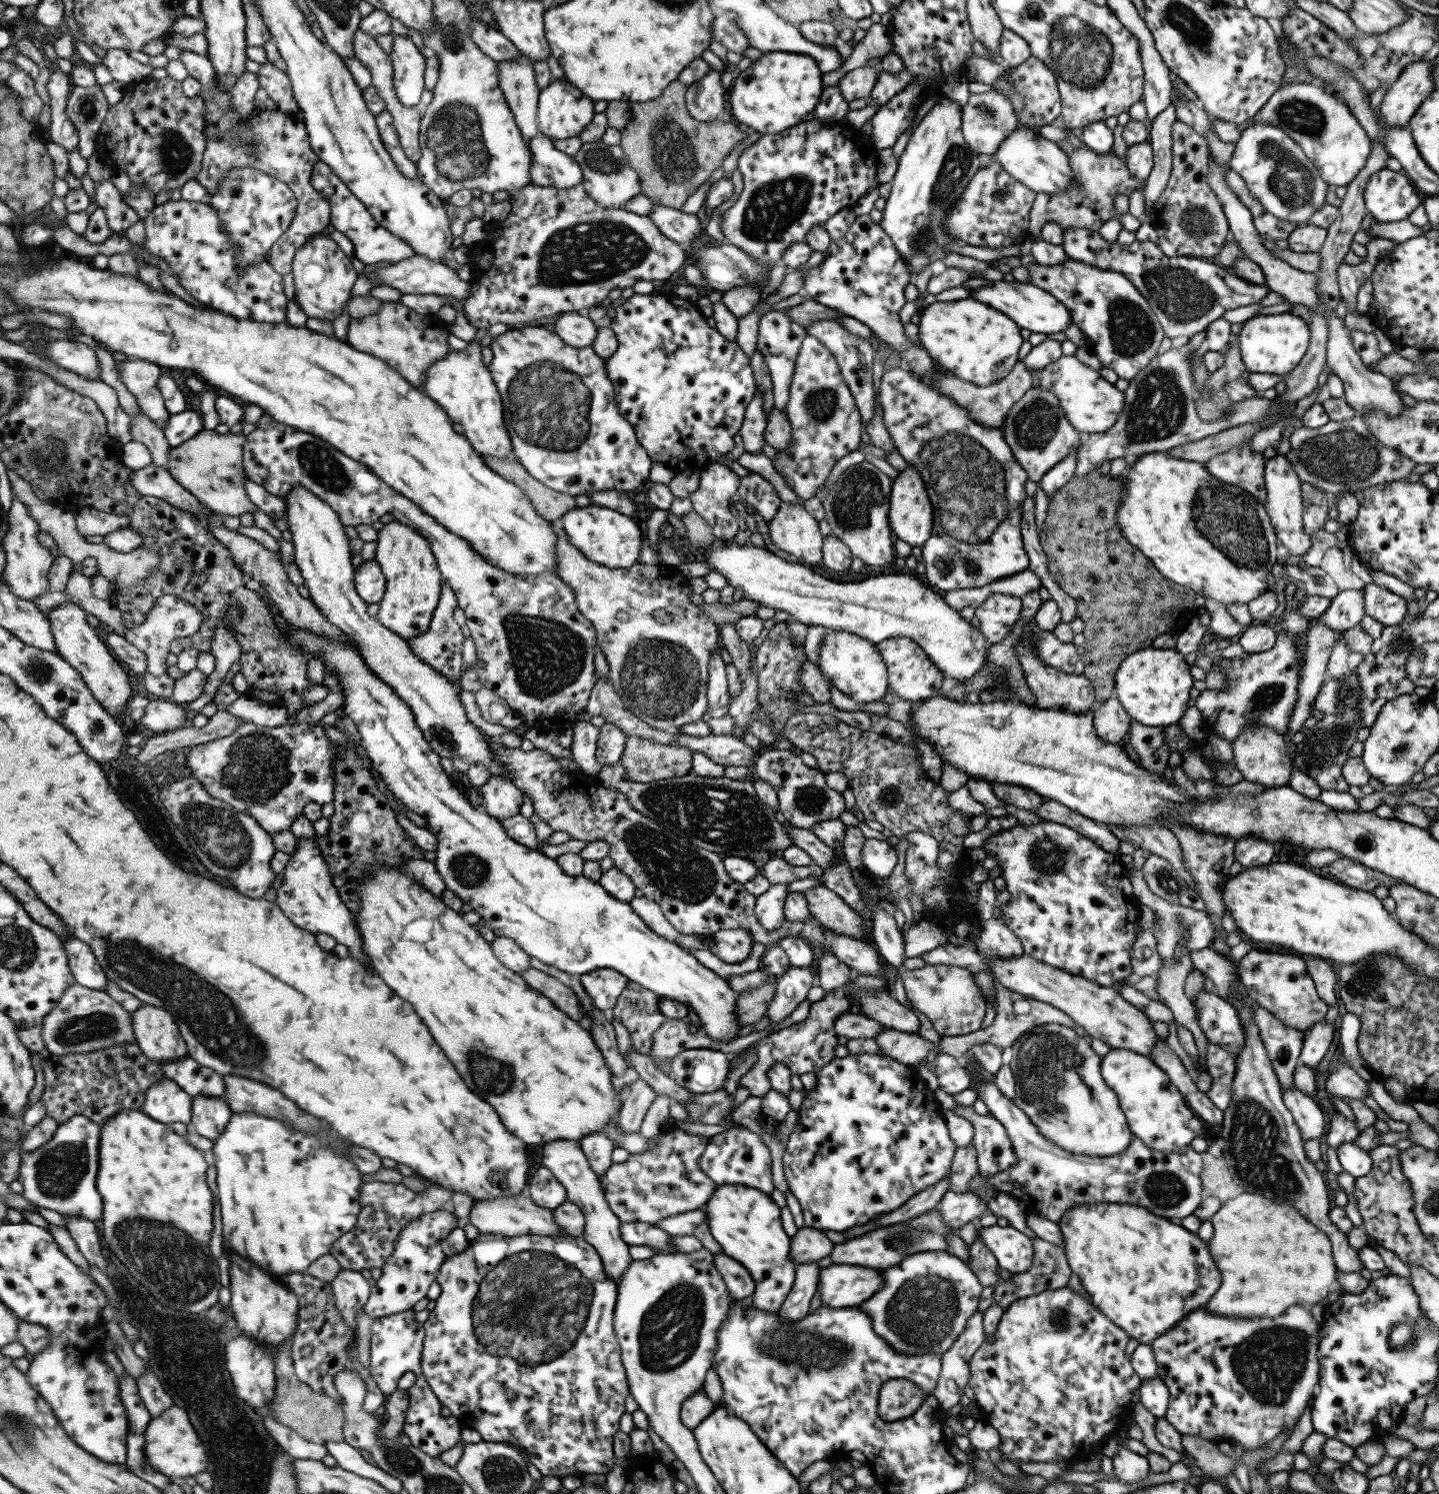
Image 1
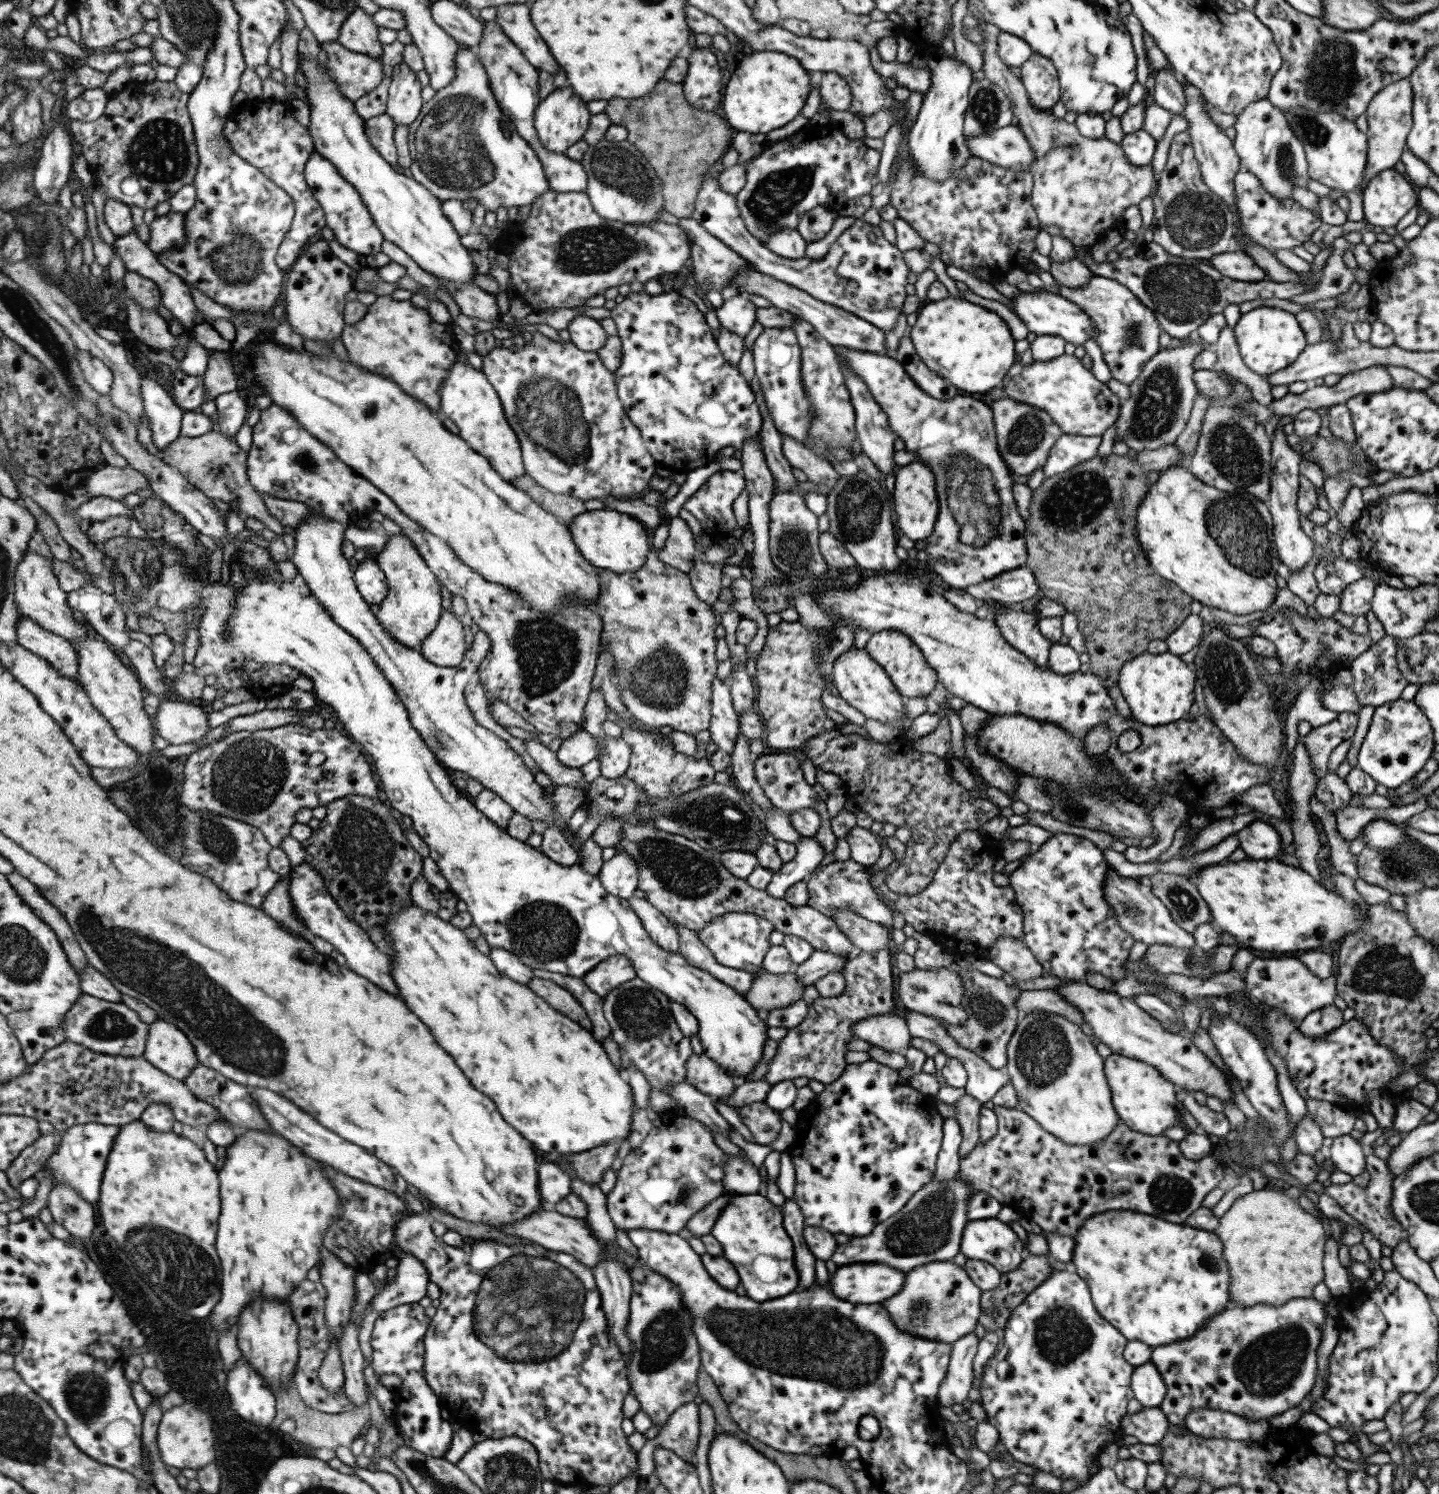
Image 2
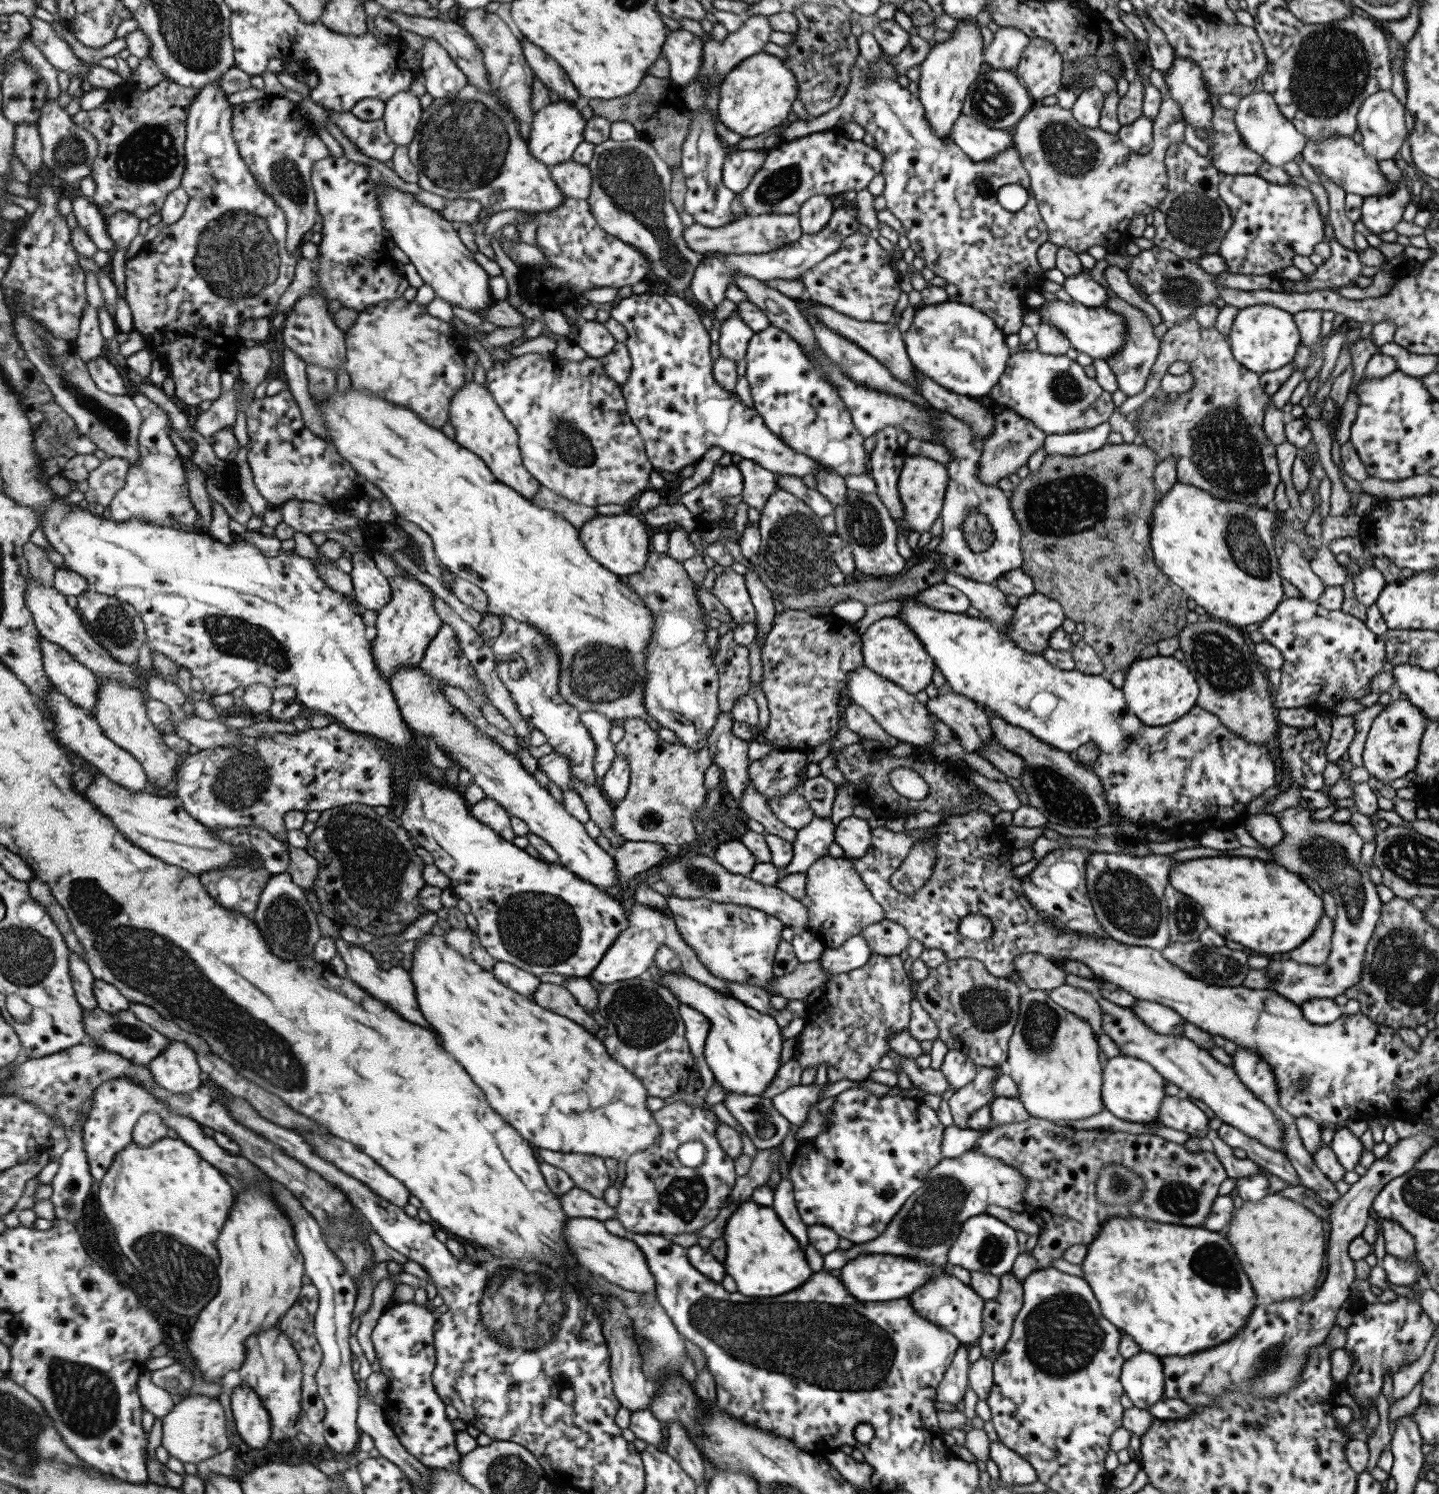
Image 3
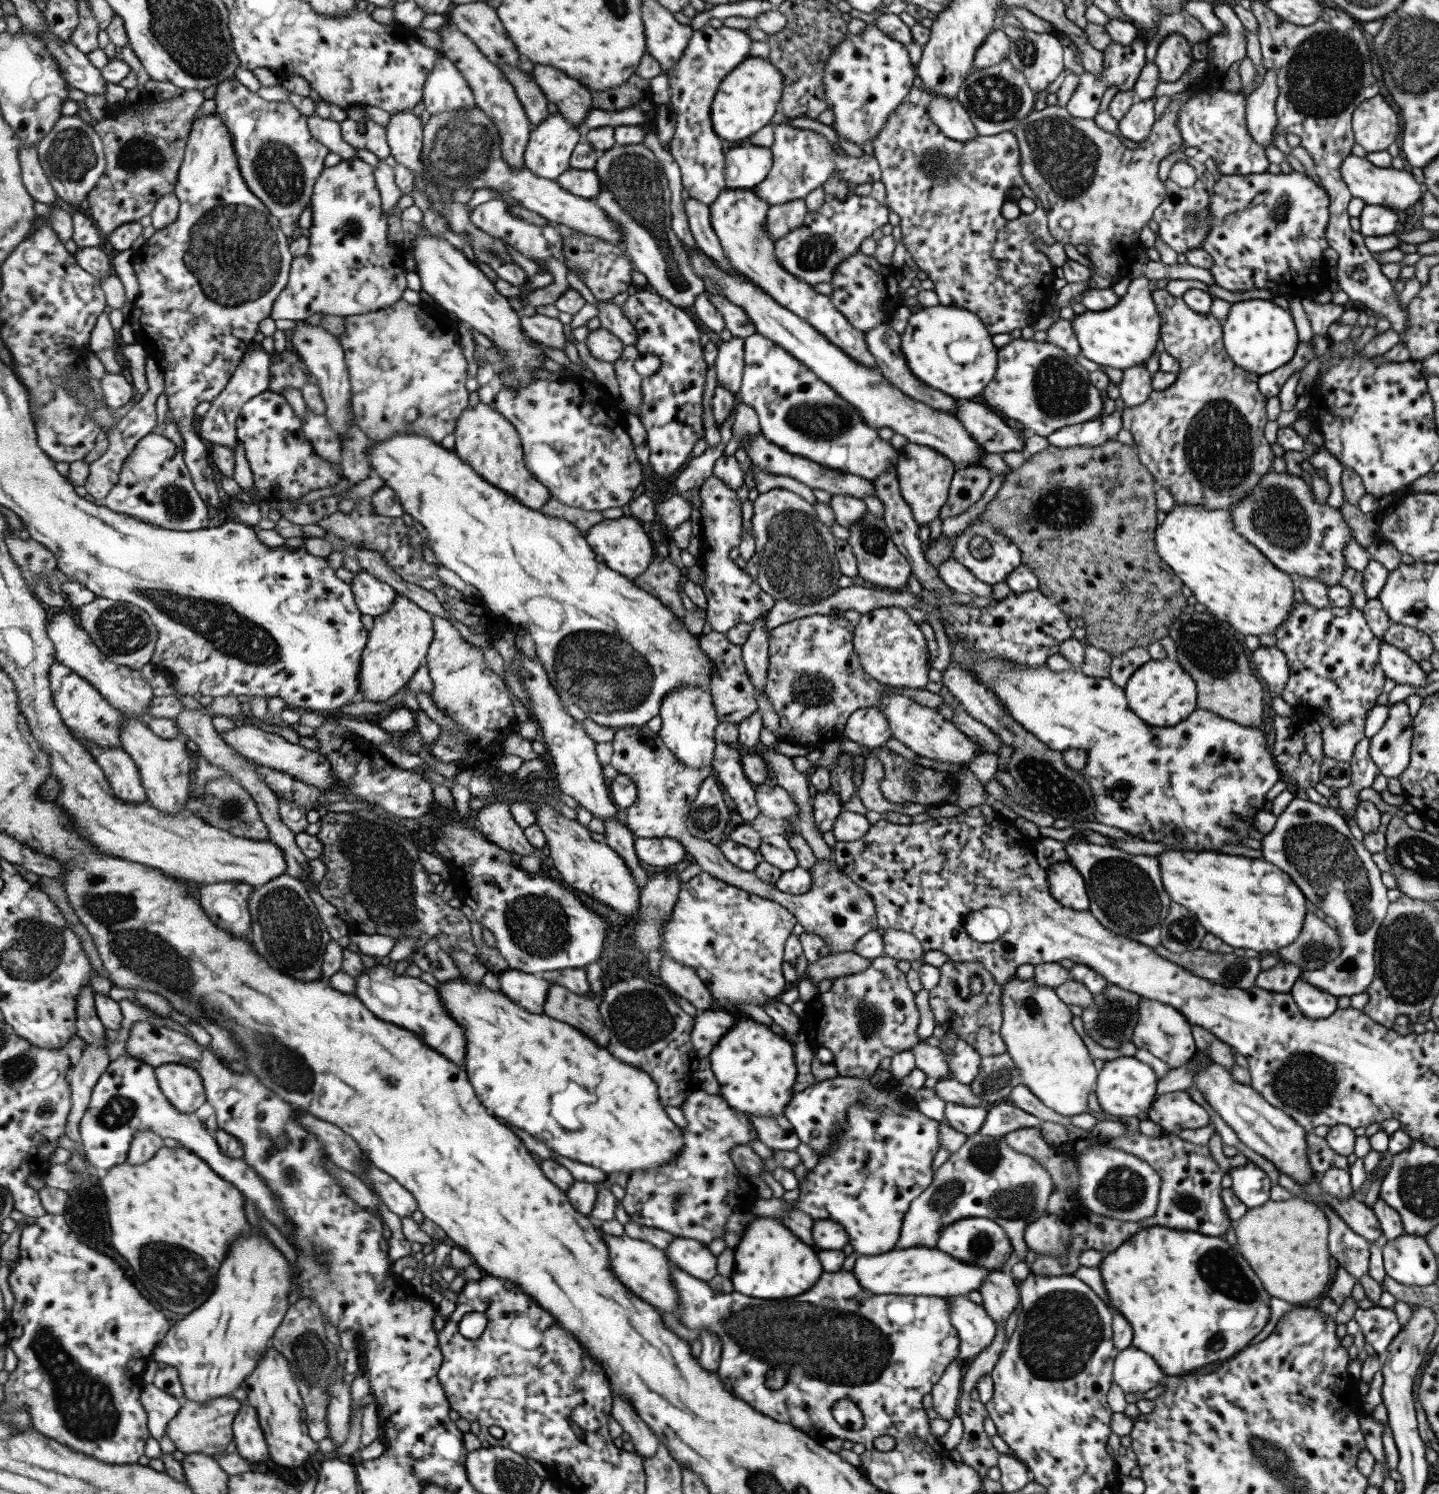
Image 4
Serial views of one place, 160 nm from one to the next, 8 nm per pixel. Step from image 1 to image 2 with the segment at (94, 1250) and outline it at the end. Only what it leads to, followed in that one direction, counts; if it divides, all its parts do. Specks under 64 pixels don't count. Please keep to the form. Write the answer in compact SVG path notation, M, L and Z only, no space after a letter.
M61 1183L50 1194L48 1209L71 1235L87 1240L95 1230L93 1203L71 1185Z

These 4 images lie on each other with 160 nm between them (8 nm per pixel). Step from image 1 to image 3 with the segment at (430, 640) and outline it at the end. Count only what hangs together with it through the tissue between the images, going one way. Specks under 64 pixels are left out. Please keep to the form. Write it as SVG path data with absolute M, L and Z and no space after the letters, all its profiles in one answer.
M446 622L419 665L427 674L443 680L444 684L463 689L477 708L481 708L488 699L484 682L461 648L457 631Z

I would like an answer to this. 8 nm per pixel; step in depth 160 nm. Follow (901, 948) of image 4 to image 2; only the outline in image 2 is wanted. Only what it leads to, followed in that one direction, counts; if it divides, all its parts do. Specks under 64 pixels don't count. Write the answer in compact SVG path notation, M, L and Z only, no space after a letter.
M841 909L833 911L831 920L857 951L890 950L892 946L891 927L887 928L863 919L856 913Z

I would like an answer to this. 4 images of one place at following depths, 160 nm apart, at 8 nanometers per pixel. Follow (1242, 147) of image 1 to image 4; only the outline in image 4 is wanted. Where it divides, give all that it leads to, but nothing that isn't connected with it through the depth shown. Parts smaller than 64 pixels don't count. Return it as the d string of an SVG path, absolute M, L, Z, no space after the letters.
M1266 70L1262 82L1249 93L1245 101L1245 120L1251 138L1264 146L1272 146L1273 132L1279 129L1274 111L1274 102L1278 95L1275 86L1275 72Z

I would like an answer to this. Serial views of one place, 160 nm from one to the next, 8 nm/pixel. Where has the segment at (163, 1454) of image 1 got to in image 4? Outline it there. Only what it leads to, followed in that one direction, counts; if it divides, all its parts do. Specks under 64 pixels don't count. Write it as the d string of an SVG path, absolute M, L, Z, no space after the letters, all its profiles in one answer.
M227 1396L211 1400L207 1403L184 1400L183 1407L177 1417L171 1420L166 1434L175 1442L177 1449L183 1454L201 1454L217 1456L234 1440L235 1418L239 1415L243 1402Z

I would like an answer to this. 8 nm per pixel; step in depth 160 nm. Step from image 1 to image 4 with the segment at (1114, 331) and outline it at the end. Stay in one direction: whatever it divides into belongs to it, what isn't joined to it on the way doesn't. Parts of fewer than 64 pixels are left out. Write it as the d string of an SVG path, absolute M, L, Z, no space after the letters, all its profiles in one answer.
M1145 362L1122 370L1122 379L1118 389L1120 399L1125 406L1131 407L1143 404L1152 391L1150 374L1145 369Z

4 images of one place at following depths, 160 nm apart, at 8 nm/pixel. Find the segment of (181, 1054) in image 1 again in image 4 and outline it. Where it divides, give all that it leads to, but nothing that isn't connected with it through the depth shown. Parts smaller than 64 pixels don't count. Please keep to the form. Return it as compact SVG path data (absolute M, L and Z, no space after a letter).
M167 1063L156 1067L156 1075L165 1096L180 1112L194 1114L208 1102L204 1079L196 1067Z

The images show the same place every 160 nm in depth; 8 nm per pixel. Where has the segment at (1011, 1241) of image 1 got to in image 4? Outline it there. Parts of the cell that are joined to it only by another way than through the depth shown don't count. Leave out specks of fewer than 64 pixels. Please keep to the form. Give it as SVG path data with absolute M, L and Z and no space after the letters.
M979 1217L959 1219L948 1224L939 1233L934 1247L941 1252L945 1252L945 1254L951 1255L959 1262L979 1265L995 1271L1001 1271L1004 1262L1014 1252L1004 1230L996 1222Z

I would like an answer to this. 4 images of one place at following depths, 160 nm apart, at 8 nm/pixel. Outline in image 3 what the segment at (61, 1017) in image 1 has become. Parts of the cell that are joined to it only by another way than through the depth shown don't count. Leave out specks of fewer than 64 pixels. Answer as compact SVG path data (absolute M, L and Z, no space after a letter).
M102 1008L85 1010L84 1013L86 1041L107 1049L109 1052L121 1054L121 1056L132 1059L137 1064L149 1065L155 1058L161 1056L170 1045L170 1039L155 1030L149 1024L142 1022L132 1010L122 1010L117 1014L111 1014Z

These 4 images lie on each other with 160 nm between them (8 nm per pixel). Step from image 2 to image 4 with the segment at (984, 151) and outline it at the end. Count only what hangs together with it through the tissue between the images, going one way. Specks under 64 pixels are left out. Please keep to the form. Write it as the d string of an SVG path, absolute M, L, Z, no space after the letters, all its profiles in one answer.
M918 77L913 80L913 86L923 93L923 102L925 102L929 118L947 138L965 142L979 135L973 128L969 115L956 98L929 96L922 89L921 80Z

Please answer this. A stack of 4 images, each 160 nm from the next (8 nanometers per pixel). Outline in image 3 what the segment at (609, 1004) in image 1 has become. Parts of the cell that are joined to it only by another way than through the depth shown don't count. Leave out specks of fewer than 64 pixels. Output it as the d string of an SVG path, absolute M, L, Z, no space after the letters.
M637 904L630 909L629 926L621 932L620 936L608 948L608 952L604 955L603 961L593 970L591 975L601 986L608 985L620 980L627 980L645 976L647 969L653 963L655 953L660 946L670 948L679 958L681 970L687 977L704 984L707 988L731 997L731 991L728 989L725 981L720 978L713 977L707 970L697 961L692 950L681 940L674 922L671 922L665 913L659 910L653 910L651 906L645 904Z

